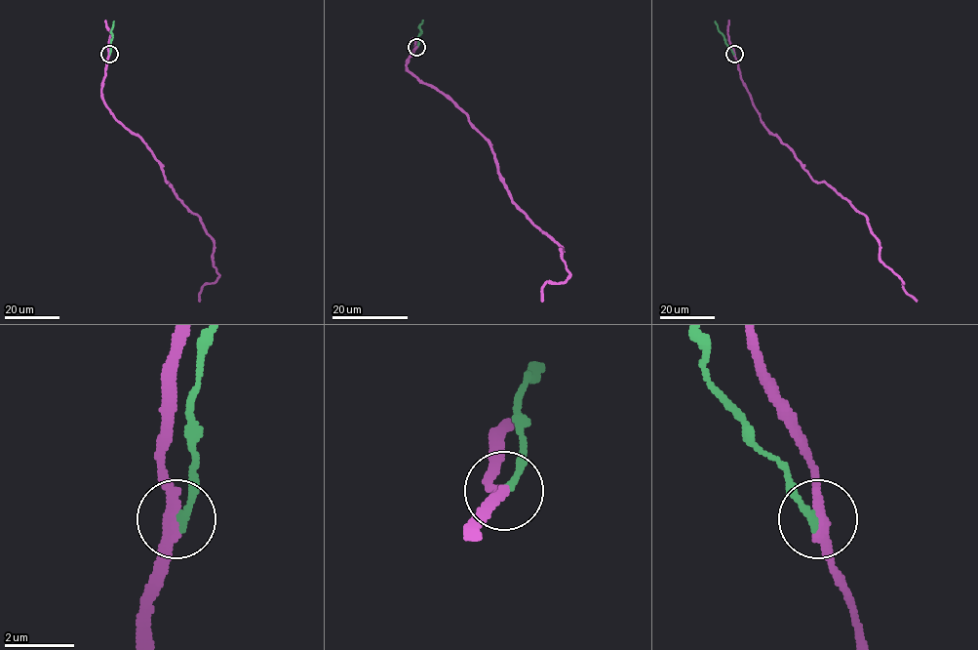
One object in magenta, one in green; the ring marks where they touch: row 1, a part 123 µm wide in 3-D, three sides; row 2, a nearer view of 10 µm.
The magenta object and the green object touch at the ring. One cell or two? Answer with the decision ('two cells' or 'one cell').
two cells

